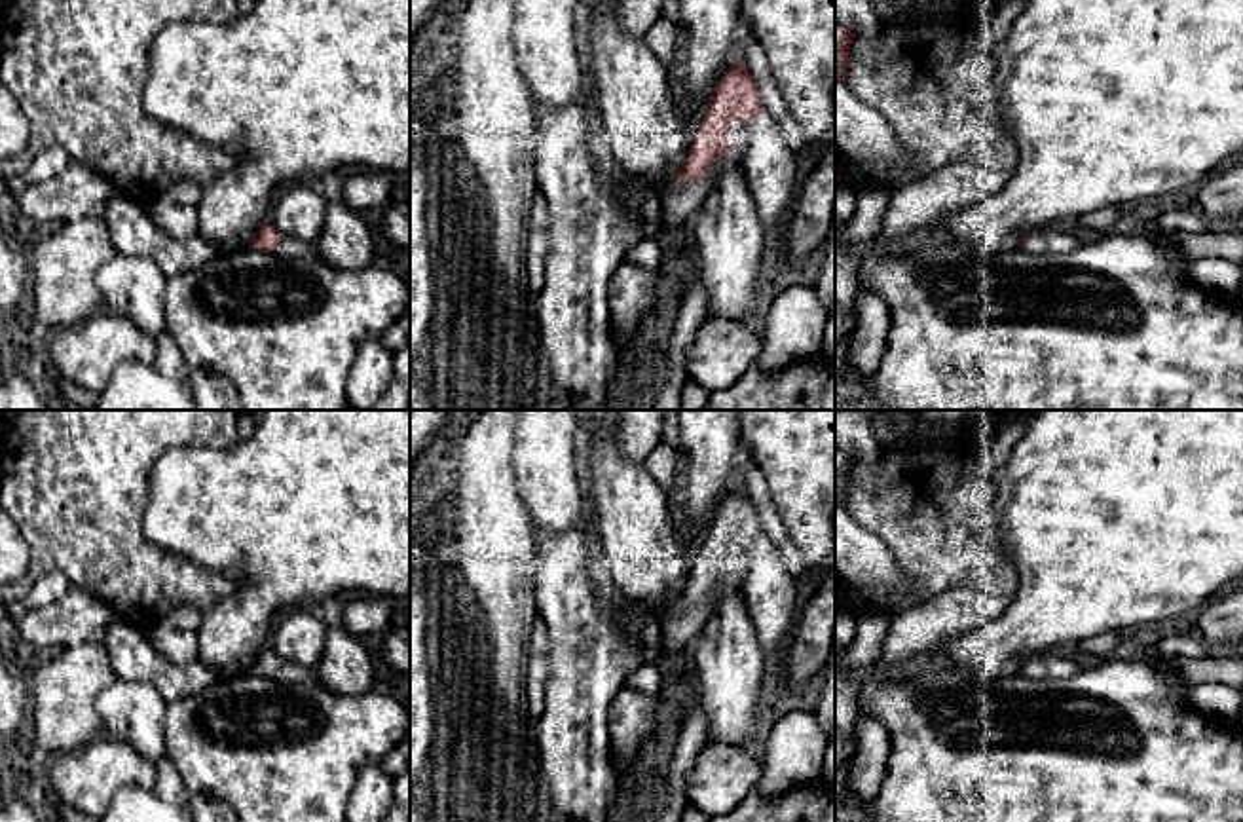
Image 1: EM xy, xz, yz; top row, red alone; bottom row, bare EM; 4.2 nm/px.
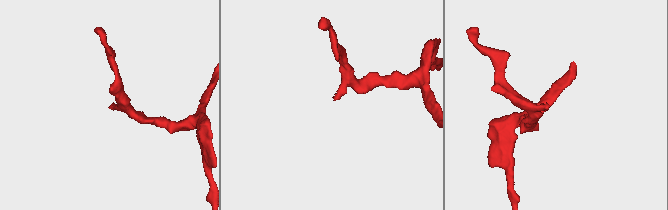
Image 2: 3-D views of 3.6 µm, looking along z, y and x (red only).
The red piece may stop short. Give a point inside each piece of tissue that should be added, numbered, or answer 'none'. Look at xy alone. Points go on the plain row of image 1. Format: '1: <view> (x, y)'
1: xy (289, 672)

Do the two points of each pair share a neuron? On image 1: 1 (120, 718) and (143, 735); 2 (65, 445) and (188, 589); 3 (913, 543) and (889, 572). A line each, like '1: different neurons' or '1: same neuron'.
1: same neuron
2: same neuron
3: different neurons

